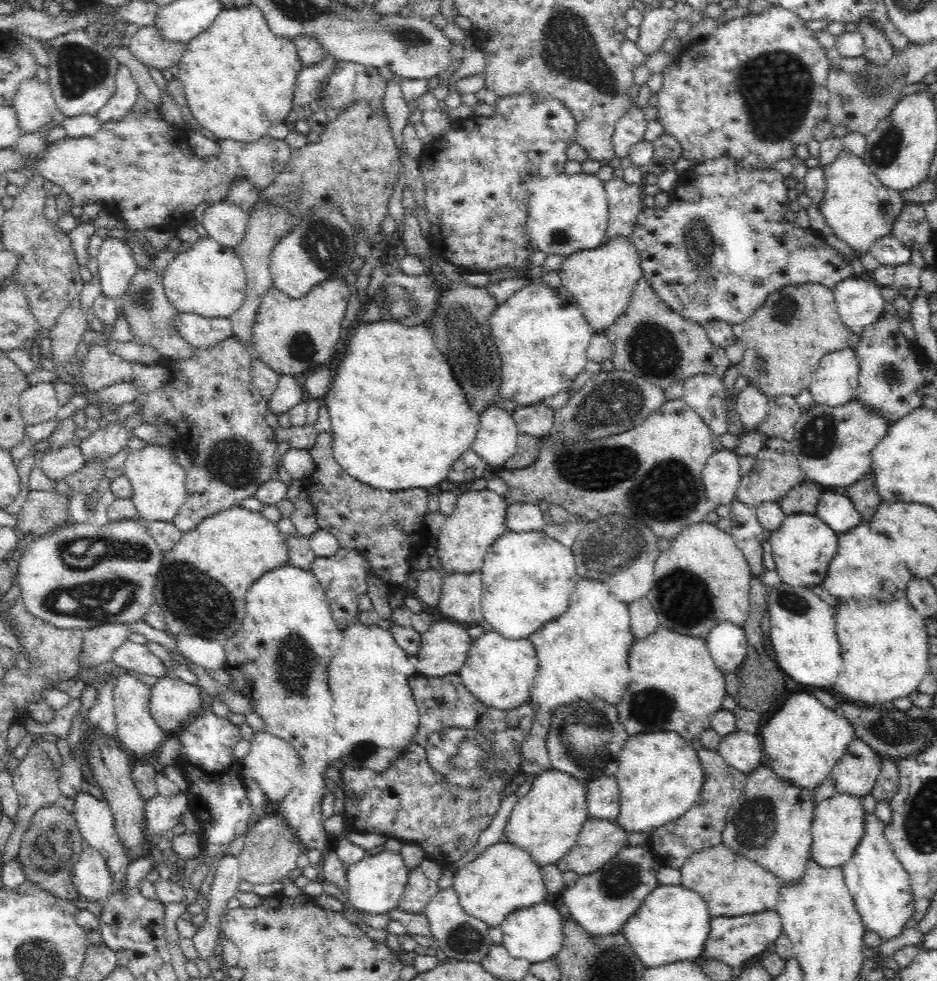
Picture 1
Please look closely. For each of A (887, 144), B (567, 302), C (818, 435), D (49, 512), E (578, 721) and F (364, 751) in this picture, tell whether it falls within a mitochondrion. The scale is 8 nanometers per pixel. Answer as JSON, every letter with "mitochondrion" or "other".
{"A":"mitochondrion","B":"other","C":"mitochondrion","D":"mitochondrion","E":"mitochondrion","F":"mitochondrion"}

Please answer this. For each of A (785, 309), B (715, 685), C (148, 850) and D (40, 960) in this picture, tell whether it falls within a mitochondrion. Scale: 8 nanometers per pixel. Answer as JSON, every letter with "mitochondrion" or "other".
{"A":"mitochondrion","B":"other","C":"other","D":"mitochondrion"}

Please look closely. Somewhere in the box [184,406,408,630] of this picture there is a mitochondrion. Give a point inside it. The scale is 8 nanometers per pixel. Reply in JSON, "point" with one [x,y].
{"point":[234,462]}

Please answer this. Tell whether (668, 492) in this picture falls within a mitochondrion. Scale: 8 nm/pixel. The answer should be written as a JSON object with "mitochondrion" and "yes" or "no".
{"mitochondrion":"yes"}

